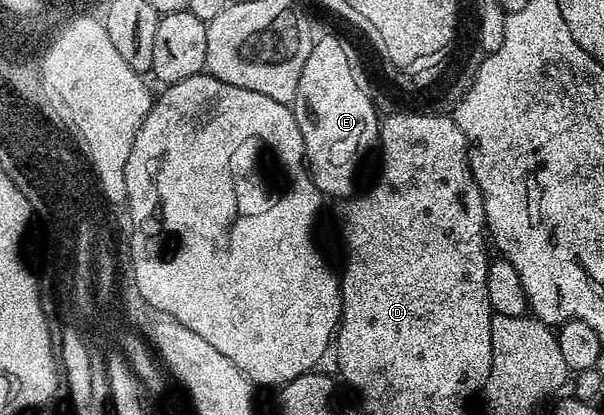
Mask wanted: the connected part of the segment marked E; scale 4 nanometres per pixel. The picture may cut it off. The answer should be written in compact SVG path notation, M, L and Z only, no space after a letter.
M336 35L315 40L298 77L298 93L290 104L304 142L308 174L321 196L333 195L343 201L357 190L356 170L368 150L373 150L380 134L380 119L370 96L356 80L348 51Z

